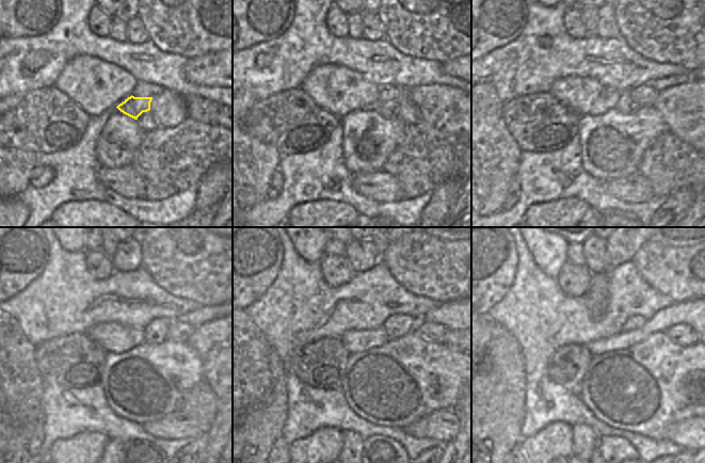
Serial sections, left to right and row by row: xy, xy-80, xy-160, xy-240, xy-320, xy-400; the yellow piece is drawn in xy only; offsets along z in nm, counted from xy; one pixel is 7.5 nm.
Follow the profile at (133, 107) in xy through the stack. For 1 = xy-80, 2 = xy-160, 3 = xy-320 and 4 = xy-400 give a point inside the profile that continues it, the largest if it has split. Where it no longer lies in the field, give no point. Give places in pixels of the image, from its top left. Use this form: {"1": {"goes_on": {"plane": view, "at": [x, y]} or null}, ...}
{"1": {"goes_on": {"plane": "xy-80", "at": [387, 93]}}, "2": {"goes_on": {"plane": "xy-160", "at": [645, 95]}}, "3": {"goes_on": {"plane": "xy-320", "at": [431, 332]}}, "4": {"goes_on": {"plane": "xy-400", "at": [682, 334]}}}

